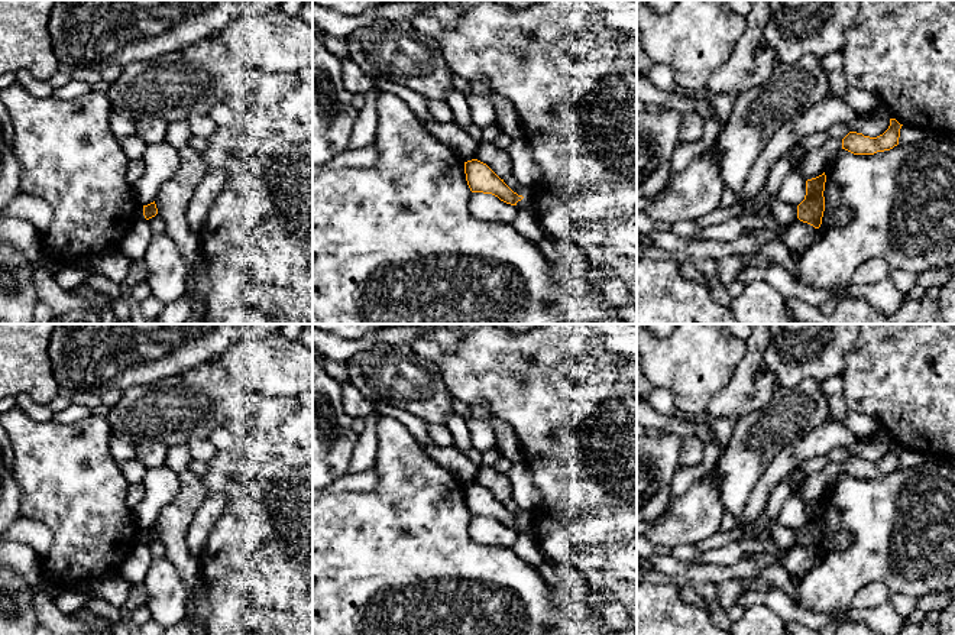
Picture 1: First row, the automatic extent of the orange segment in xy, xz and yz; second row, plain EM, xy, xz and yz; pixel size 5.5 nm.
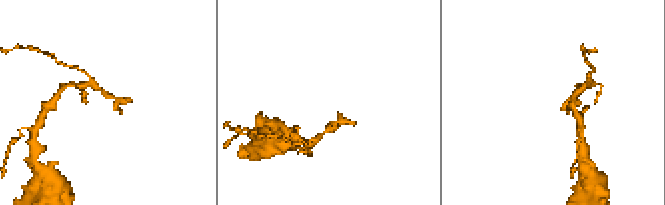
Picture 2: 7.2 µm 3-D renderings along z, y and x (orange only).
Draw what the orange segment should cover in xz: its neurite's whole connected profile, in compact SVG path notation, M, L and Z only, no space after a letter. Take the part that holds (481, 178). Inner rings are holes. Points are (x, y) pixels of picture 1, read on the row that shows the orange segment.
M478 159L464 162L464 174L472 192L492 194L511 205L517 205L524 198L514 192L486 163Z

